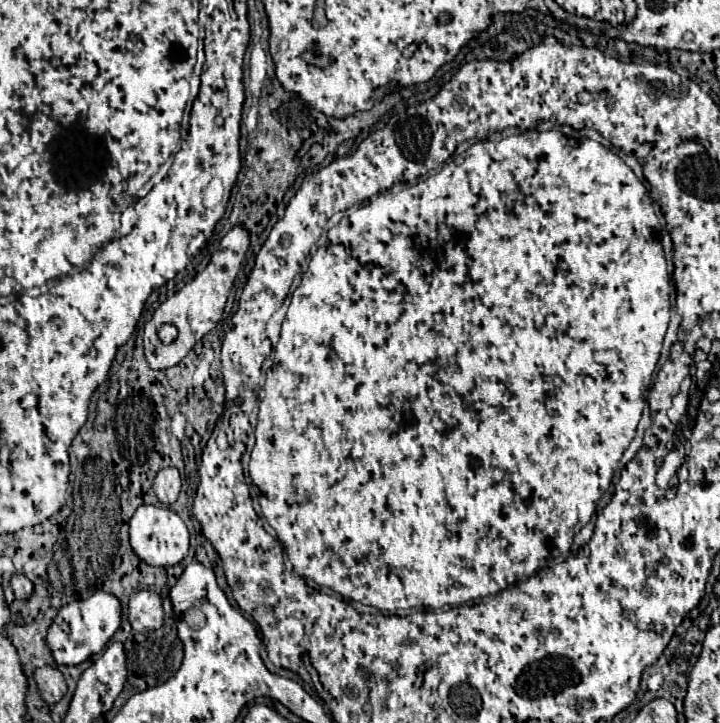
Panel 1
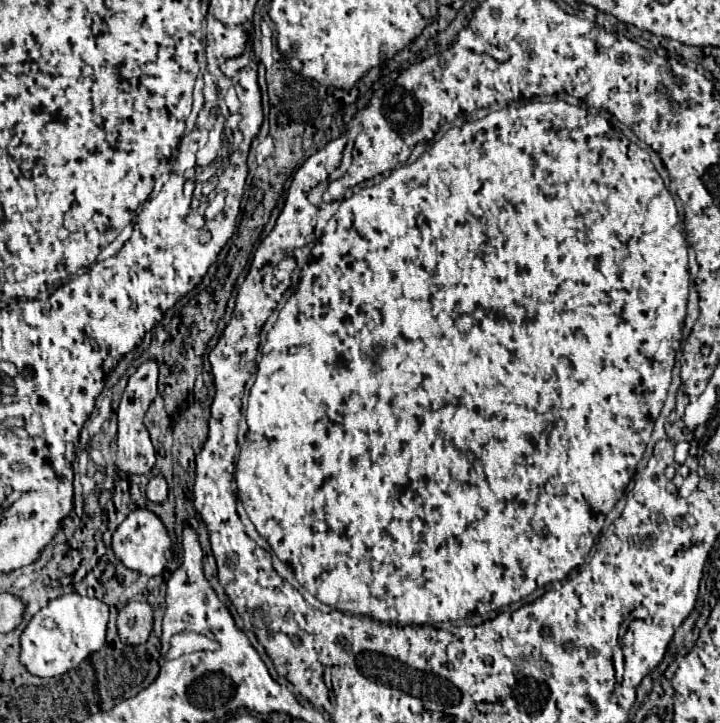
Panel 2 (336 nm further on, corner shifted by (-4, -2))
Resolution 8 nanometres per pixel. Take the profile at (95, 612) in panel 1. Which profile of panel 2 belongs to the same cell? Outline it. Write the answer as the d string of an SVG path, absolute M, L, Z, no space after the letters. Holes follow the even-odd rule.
M69 593L47 603L21 633L21 663L37 677L55 677L71 671L105 645L109 607L95 597Z

